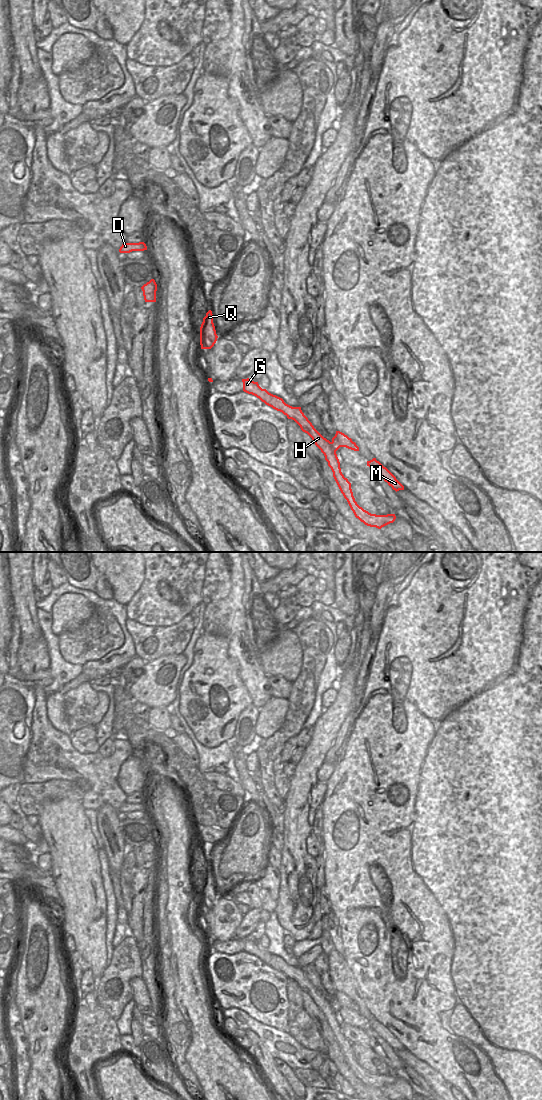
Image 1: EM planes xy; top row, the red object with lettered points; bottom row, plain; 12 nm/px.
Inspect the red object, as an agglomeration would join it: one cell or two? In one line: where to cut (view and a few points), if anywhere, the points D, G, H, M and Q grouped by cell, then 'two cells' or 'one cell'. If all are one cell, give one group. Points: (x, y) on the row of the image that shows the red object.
cut xy (331, 442), (335, 451); groups D G H Q / M; two cells

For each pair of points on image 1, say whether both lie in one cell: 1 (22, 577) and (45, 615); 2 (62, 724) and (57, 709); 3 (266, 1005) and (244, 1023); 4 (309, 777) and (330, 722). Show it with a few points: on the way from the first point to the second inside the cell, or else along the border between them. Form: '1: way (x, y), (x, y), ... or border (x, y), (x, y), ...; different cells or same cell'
1: border (35, 602), (38, 623), (40, 625); different cells
2: way (58, 720), (57, 713); same cell
3: border (229, 1009), (241, 1009), (251, 1017), (273, 1027); different cells
4: way (310, 763), (323, 736); same cell

